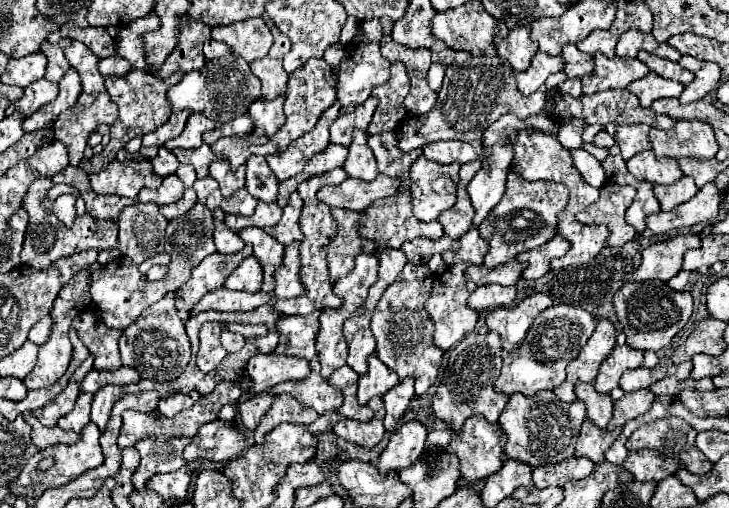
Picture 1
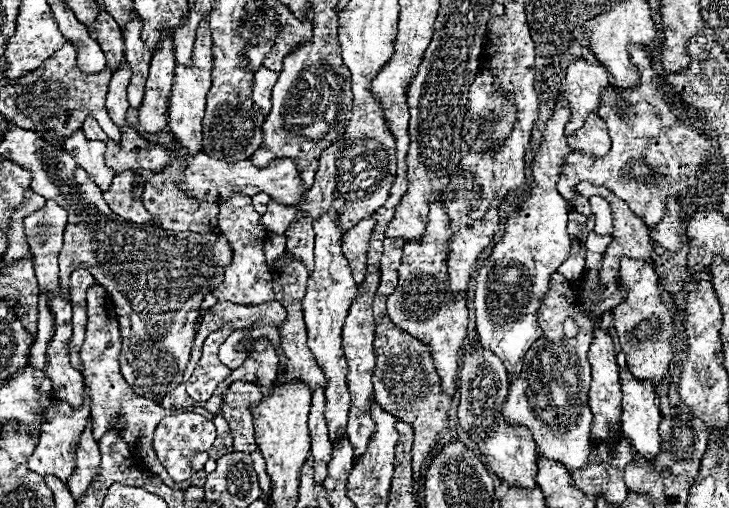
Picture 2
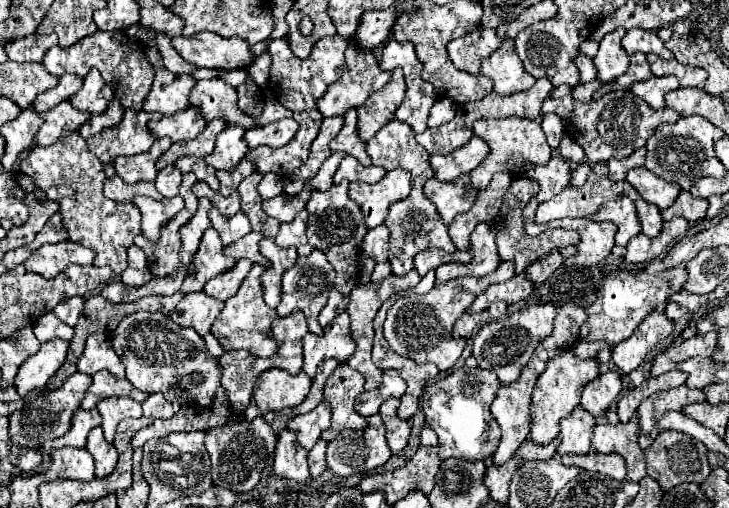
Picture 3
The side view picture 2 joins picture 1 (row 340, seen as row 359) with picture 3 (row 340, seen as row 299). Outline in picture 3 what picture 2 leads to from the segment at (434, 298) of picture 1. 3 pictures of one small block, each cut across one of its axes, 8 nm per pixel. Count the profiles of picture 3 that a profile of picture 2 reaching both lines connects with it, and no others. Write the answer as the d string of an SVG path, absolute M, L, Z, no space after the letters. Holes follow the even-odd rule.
M452 280L444 286L436 286L422 296L410 294L410 296L398 298L388 310L388 316L384 322L384 338L388 340L390 348L400 356L406 356L418 364L434 362L440 370L452 370L466 344L464 340L452 338L452 326L474 302L474 298L476 298L474 294L466 292L460 286L460 280Z

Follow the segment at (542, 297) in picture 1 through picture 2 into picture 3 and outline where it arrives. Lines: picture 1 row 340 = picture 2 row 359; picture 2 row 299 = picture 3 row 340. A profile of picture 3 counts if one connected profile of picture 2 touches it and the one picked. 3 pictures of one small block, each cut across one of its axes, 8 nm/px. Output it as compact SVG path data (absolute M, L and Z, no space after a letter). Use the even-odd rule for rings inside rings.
M538 304L538 306L524 308L520 312L514 312L512 316L504 320L482 326L472 342L472 350L474 350L474 358L478 366L482 370L494 370L502 386L516 382L520 378L522 368L530 362L536 346L552 334L554 316L556 316L556 308L552 304Z

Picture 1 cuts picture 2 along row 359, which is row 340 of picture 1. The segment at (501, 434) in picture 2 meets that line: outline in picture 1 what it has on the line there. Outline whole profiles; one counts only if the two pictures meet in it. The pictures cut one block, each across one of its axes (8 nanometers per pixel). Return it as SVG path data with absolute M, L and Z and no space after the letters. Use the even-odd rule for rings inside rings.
M492 332L470 334L450 350L448 364L442 382L436 390L436 396L432 400L432 406L436 418L444 420L454 434L460 434L464 422L476 414L484 416L490 424L496 424L498 416L506 408L508 396L496 394L494 390L494 382L500 376L500 366L502 366L500 350L502 350L500 338L496 338L496 334Z

